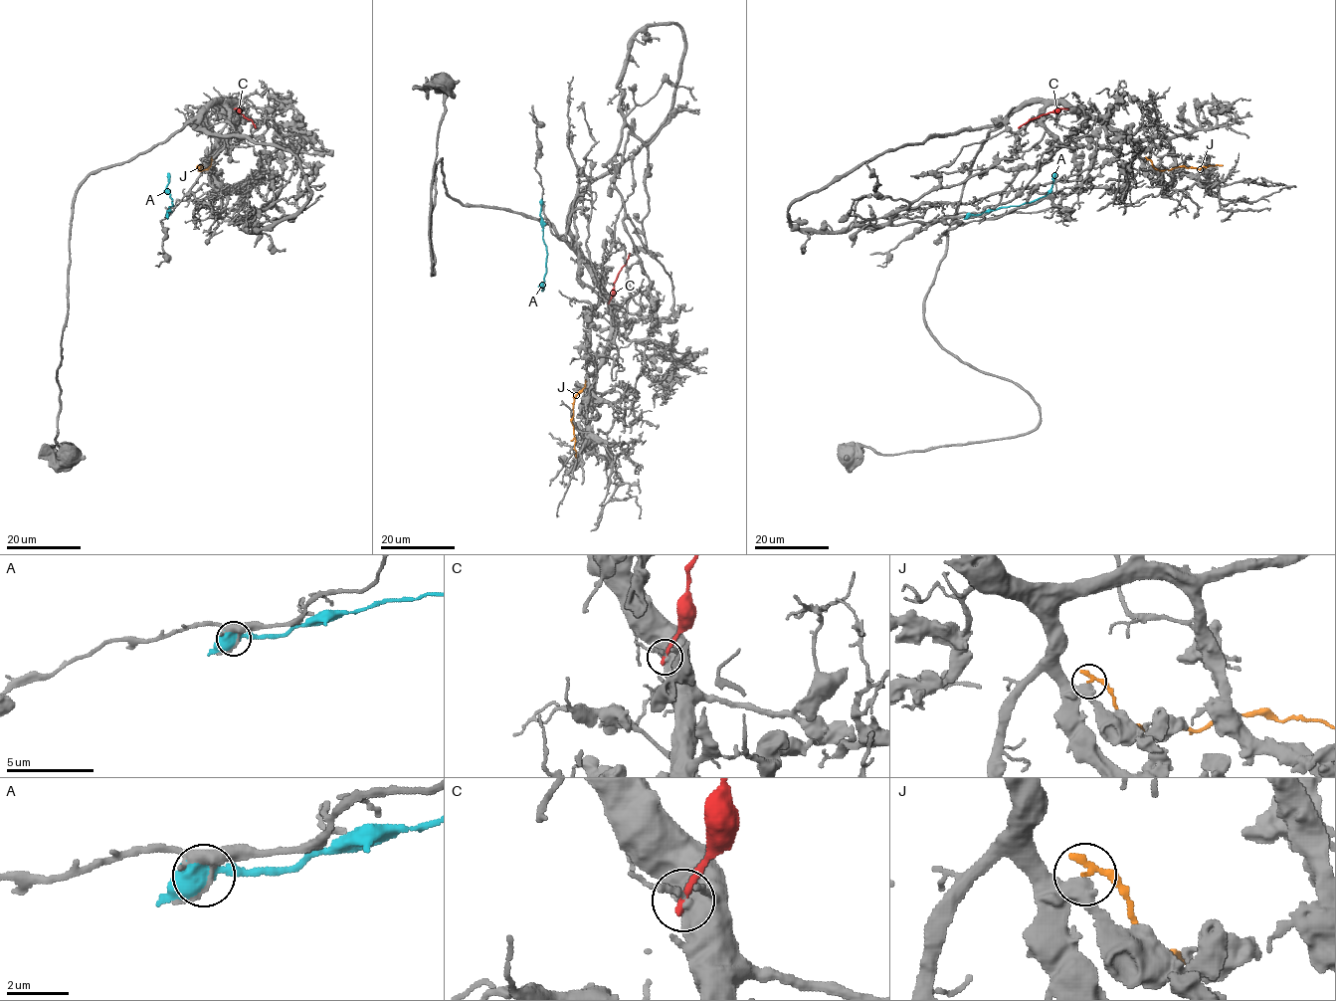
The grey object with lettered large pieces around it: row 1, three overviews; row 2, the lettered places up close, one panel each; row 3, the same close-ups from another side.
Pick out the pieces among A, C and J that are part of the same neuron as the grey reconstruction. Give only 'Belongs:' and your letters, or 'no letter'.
Belongs: no letter

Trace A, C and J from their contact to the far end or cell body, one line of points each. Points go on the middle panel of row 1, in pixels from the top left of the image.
A: (542, 204), (540, 216), (546, 251), (544, 282), (540, 287), (543, 292)
C: (609, 301), (616, 277), (630, 253)
J: (586, 381), (574, 397), (576, 458)

